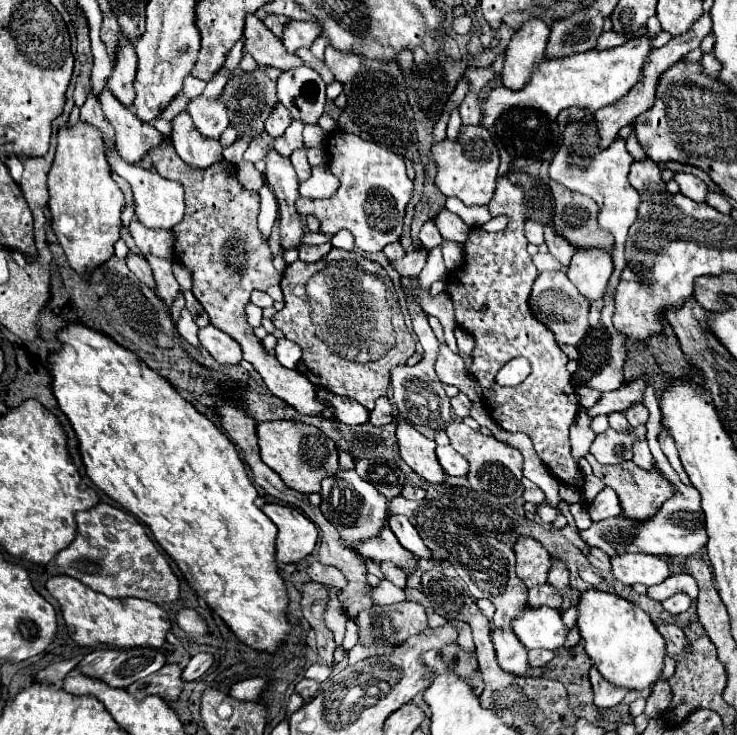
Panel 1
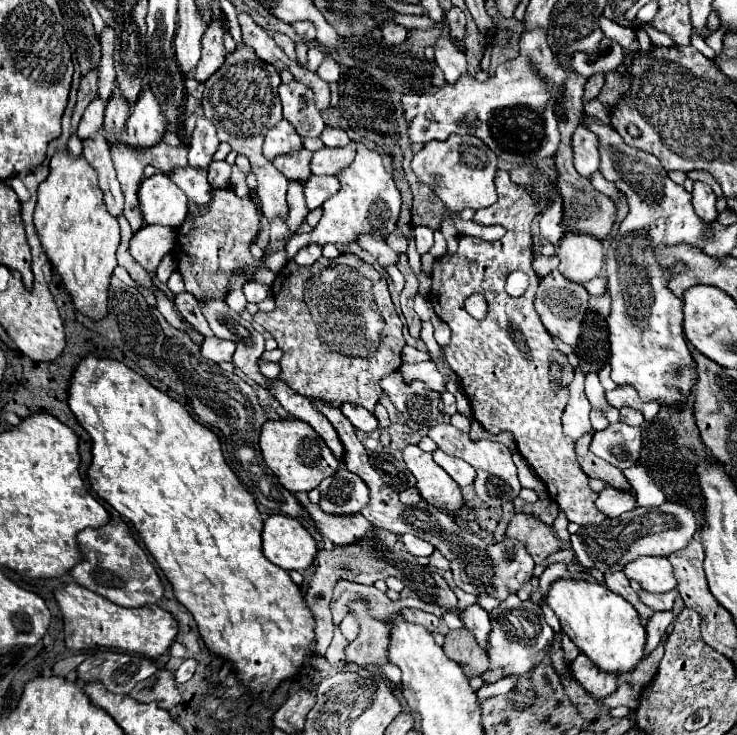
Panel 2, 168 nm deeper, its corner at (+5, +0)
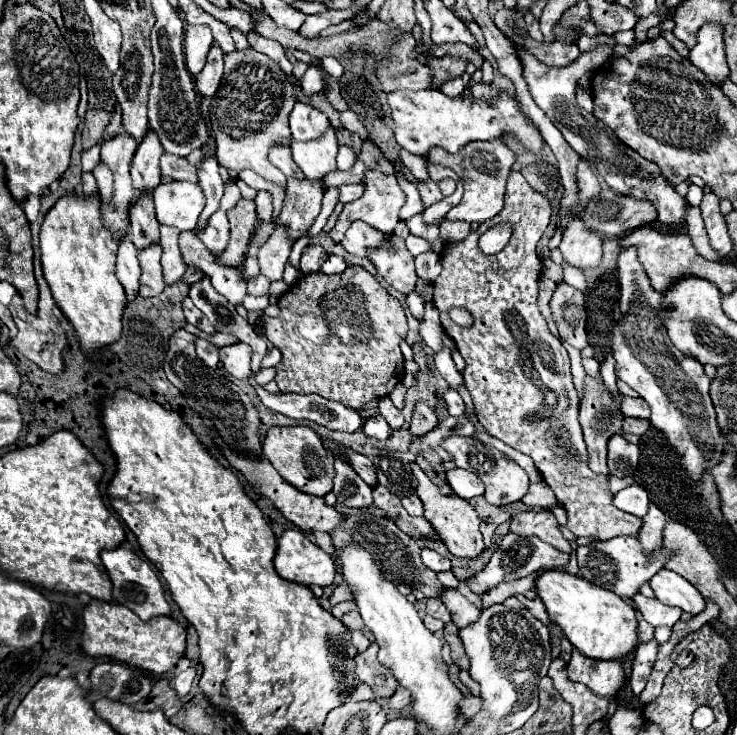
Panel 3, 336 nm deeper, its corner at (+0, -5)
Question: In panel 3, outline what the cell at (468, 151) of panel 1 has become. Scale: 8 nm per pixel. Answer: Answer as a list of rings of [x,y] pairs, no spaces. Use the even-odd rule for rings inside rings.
[[[491,140],[491,142],[471,142],[465,144],[457,154],[449,154],[443,148],[431,148],[429,162],[451,168],[463,182],[465,194],[463,200],[453,206],[447,214],[447,220],[463,220],[463,222],[485,222],[499,214],[503,208],[503,196],[505,196],[505,182],[511,172],[511,166],[515,162],[513,152],[503,144],[503,140]]]

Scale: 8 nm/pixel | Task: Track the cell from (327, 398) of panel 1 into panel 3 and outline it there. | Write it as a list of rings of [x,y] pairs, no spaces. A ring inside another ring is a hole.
[[[371,416],[363,422],[361,432],[369,438],[377,438],[377,440],[385,440],[391,434],[391,428],[387,426],[387,422],[381,416]]]

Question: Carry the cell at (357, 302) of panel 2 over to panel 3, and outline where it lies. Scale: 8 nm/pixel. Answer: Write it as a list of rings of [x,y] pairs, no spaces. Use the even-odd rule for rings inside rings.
[[[347,266],[345,272],[331,276],[323,272],[307,274],[281,294],[277,306],[281,310],[277,318],[261,316],[259,320],[263,322],[263,334],[283,354],[281,362],[275,366],[275,382],[279,386],[279,392],[321,394],[359,410],[371,400],[387,396],[403,380],[405,370],[403,354],[399,348],[401,340],[405,340],[407,334],[407,318],[403,306],[365,268]]]

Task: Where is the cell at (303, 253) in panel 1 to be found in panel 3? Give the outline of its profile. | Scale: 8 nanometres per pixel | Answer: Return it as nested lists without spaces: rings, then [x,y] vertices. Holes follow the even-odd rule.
[[[309,244],[305,250],[303,250],[303,256],[301,256],[301,272],[303,274],[309,274],[309,272],[317,272],[321,268],[321,264],[327,260],[327,252],[323,246],[319,244]]]

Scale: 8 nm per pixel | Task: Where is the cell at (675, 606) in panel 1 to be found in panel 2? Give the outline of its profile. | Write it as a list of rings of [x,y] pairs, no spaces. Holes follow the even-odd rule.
[[[672,611],[654,613],[654,615],[648,619],[648,623],[646,623],[646,633],[648,633],[648,637],[646,637],[646,645],[644,645],[644,655],[650,655],[650,653],[656,649],[656,645],[660,643],[662,635],[664,635],[666,627],[672,623],[672,619],[674,619]]]

